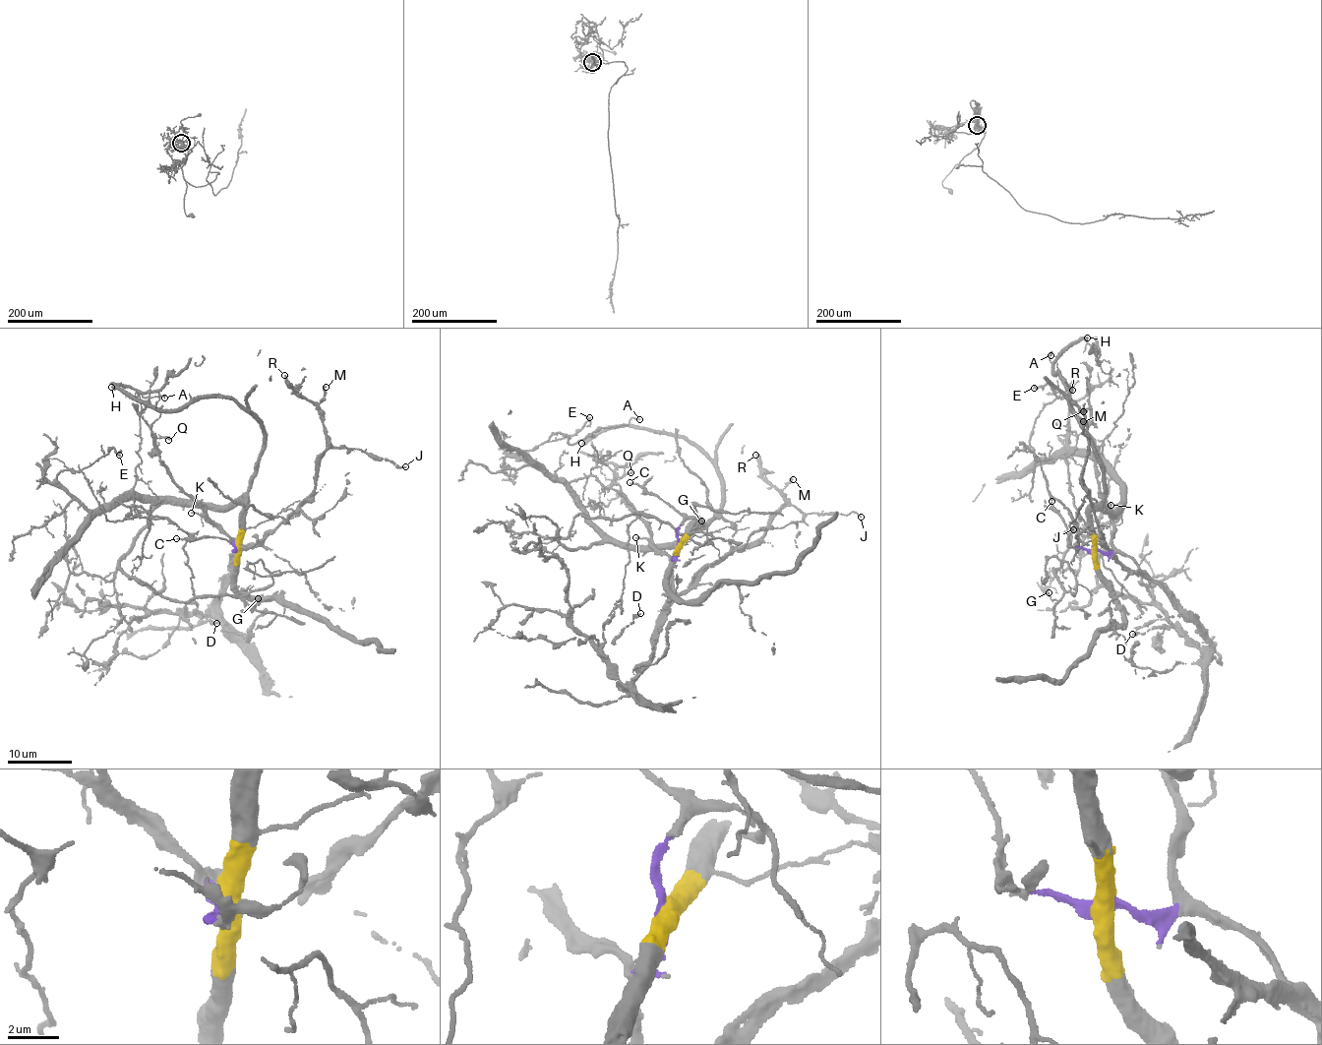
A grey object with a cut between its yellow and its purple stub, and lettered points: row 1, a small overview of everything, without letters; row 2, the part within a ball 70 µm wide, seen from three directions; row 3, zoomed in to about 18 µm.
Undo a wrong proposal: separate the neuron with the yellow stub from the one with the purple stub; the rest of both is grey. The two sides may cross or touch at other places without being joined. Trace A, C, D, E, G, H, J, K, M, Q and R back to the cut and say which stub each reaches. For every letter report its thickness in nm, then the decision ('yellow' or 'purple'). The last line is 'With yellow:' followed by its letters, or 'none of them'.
A: 140 nm thick; yellow
C: 120 nm thick; purple
D: 320 nm thick; purple
E: 200 nm thick; yellow
G: 100 nm thick; yellow
H: 480 nm thick; yellow
J: 150 nm thick; purple
K: 140 nm thick; purple
M: 280 nm thick; purple
Q: 280 nm thick; purple
R: 220 nm thick; purple
With yellow: A, E, G, H

